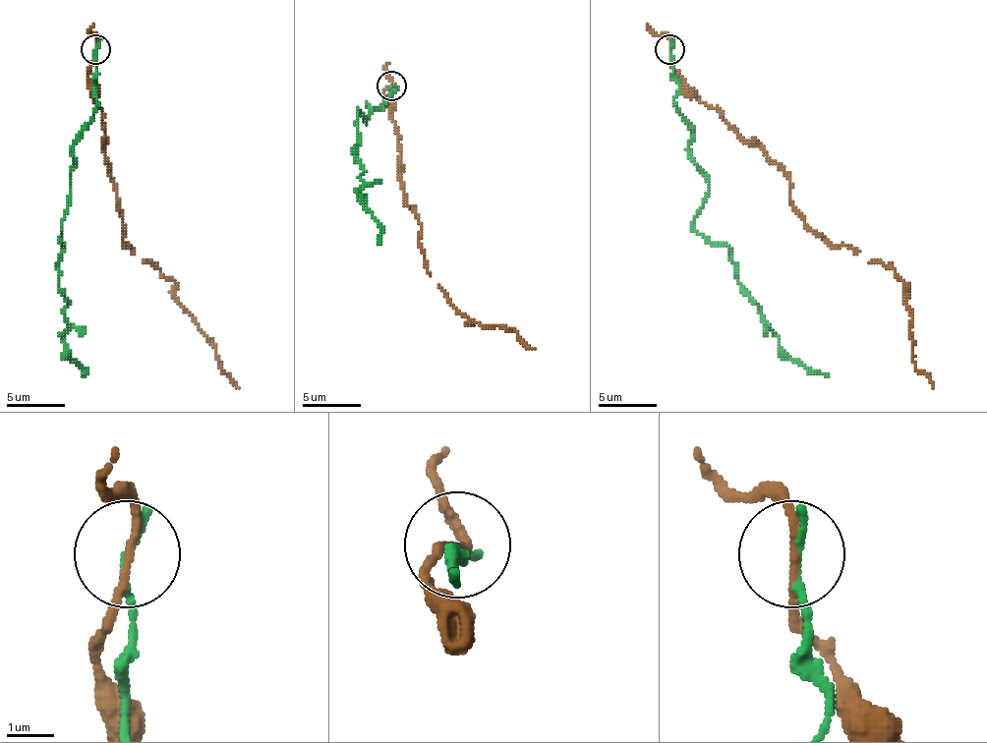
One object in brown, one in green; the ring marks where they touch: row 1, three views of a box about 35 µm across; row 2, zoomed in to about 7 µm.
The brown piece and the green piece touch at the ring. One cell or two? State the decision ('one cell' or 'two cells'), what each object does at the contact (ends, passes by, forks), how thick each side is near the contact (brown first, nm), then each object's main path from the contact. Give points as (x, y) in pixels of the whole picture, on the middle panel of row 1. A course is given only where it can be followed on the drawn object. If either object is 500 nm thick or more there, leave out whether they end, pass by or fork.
two cells | brown passes by | green ends | 160/180 nm | brown via (392, 86), (383, 101), (424, 267), (450, 305), (489, 328), (511, 328), (535, 349) | green via (392, 86), (377, 107), (369, 104), (366, 125), (357, 110), (354, 156), (377, 244)

